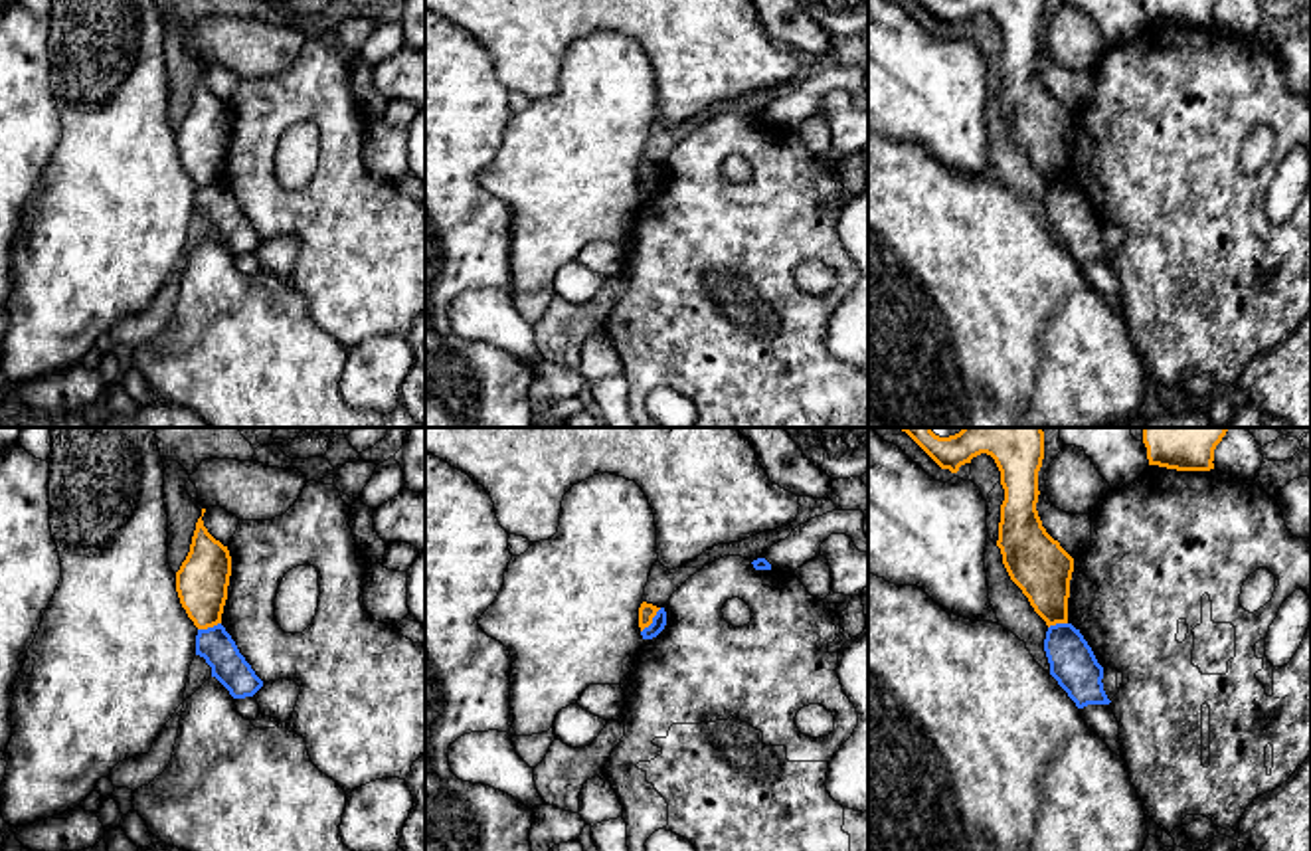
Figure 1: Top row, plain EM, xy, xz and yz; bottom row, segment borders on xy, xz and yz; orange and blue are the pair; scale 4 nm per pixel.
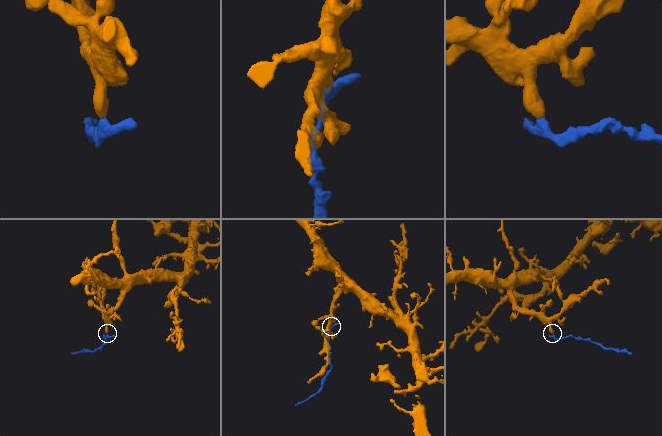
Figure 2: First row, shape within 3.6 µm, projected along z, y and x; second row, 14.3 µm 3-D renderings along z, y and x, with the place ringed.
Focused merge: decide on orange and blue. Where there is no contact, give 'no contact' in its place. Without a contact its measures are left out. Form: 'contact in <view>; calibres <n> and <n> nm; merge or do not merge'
contact in xz; calibres 70 and 60 nm; do not merge

